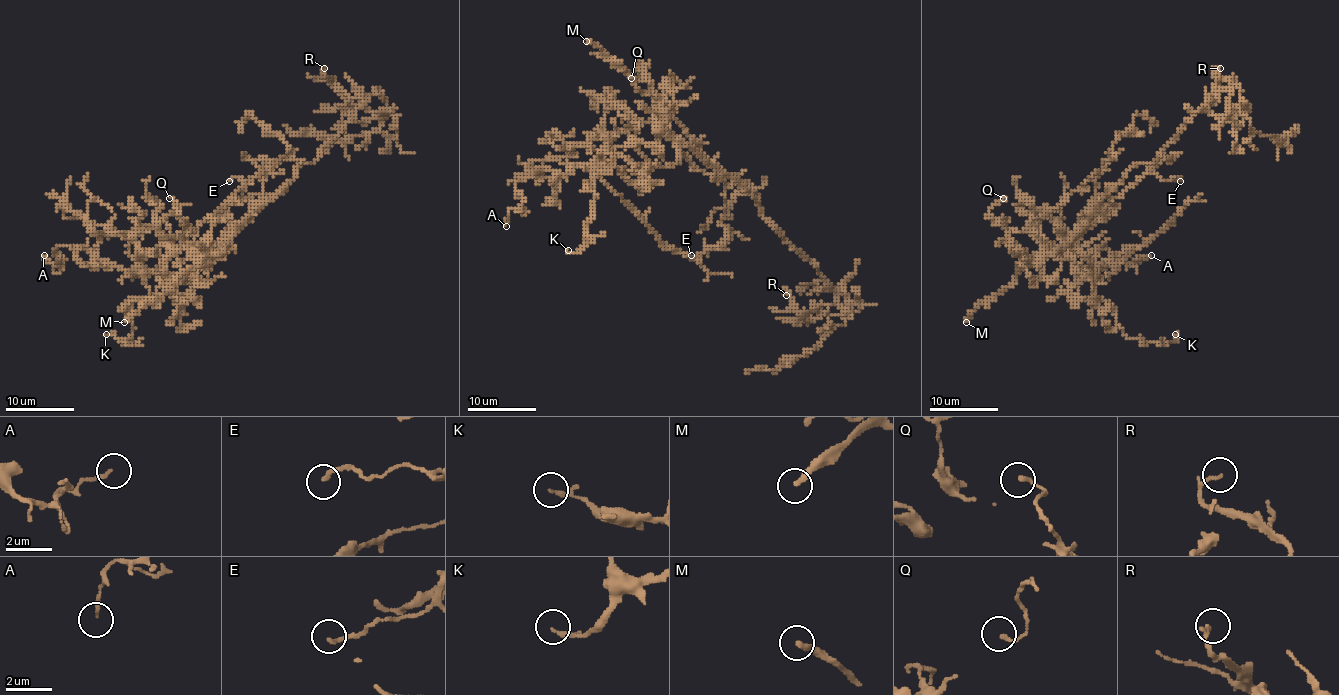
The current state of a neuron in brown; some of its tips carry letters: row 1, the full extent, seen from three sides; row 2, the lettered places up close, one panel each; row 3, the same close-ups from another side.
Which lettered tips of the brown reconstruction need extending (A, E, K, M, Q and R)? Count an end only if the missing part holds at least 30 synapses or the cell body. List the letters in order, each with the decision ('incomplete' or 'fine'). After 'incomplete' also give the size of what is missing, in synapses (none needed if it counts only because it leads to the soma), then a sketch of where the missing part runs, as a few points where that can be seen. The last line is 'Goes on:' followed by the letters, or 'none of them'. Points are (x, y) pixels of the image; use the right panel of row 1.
A: fine
E: fine
K: fine
M: incomplete
Q: fine
R: fine
Goes on: M

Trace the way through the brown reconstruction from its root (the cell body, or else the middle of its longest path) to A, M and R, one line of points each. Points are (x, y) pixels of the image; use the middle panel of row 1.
A: (722, 176), (681, 151), (669, 166), (600, 154), (566, 173), (540, 168), (516, 182), (523, 204), (506, 226)
M: (722, 176), (672, 135), (662, 115), (662, 102), (657, 97), (643, 94), (623, 70), (586, 41)
R: (722, 176), (757, 199), (848, 305), (810, 317), (786, 295)

